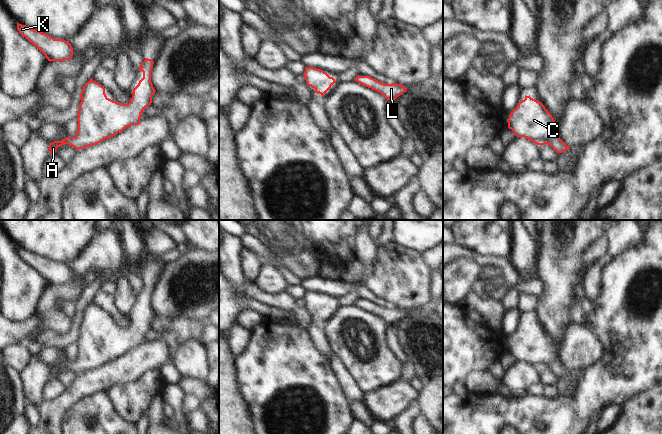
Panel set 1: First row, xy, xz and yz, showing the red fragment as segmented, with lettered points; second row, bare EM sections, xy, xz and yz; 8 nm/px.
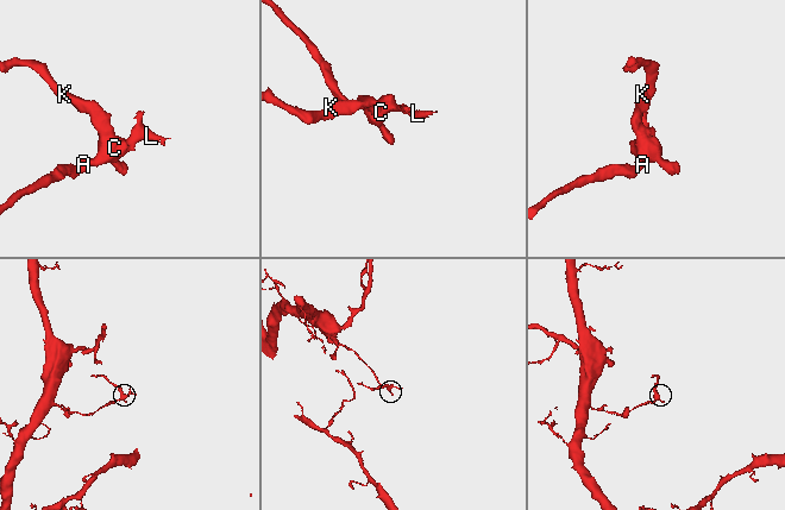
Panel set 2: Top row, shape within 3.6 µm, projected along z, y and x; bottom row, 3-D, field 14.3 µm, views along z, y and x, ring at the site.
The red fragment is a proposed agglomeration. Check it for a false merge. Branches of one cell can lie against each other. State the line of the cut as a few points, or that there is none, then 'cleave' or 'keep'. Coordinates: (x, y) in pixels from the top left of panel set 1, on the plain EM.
no cut; keep

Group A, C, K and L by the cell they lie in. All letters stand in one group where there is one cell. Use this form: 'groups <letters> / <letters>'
groups A C K L

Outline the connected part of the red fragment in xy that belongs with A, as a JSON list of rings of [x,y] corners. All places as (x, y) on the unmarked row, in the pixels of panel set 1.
[[[148,282],[142,286],[138,294],[143,296],[143,302],[133,313],[127,328],[109,323],[105,312],[91,302],[79,318],[82,325],[79,328],[76,359],[49,367],[50,378],[55,378],[57,372],[64,368],[76,374],[84,373],[121,357],[126,351],[139,349],[141,337],[151,329],[156,316],[151,306],[153,288],[154,285]]]

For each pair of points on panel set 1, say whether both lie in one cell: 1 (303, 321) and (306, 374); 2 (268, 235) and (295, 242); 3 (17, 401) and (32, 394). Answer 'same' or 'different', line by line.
1: different
2: same
3: different

